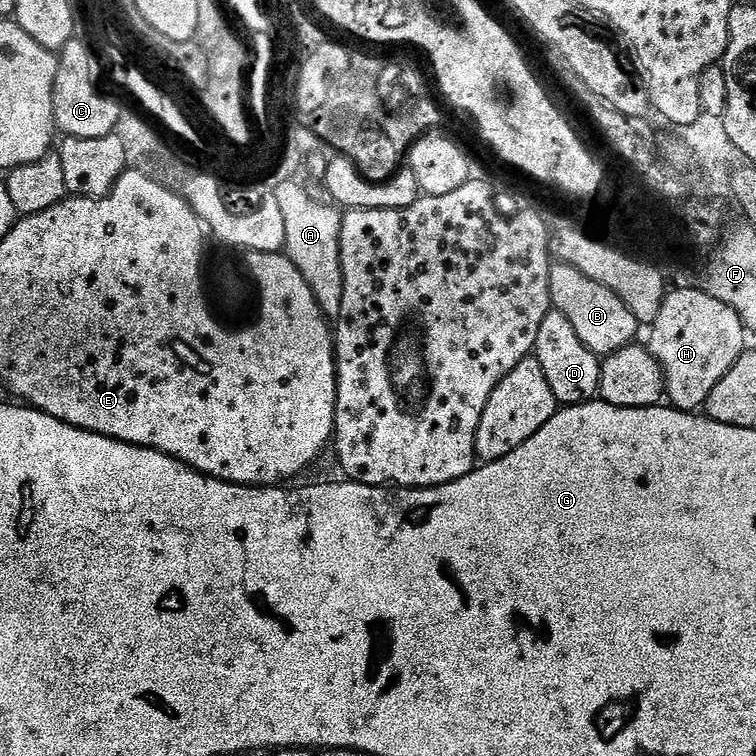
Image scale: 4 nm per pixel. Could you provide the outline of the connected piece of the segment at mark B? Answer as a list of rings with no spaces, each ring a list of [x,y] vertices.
[[[553,263],[550,274],[550,294],[552,295],[552,307],[555,311],[566,314],[570,318],[570,326],[574,326],[578,338],[582,338],[584,345],[598,357],[609,356],[637,339],[638,325],[634,314],[602,282],[594,282],[594,278],[588,278],[569,264]]]

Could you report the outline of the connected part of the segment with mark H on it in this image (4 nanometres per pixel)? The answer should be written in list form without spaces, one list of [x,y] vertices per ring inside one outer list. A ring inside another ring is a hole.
[[[673,287],[665,295],[650,332],[652,337],[646,341],[646,347],[664,371],[664,390],[671,407],[681,412],[703,409],[710,390],[726,378],[730,366],[746,350],[746,329],[738,314],[702,289]]]

